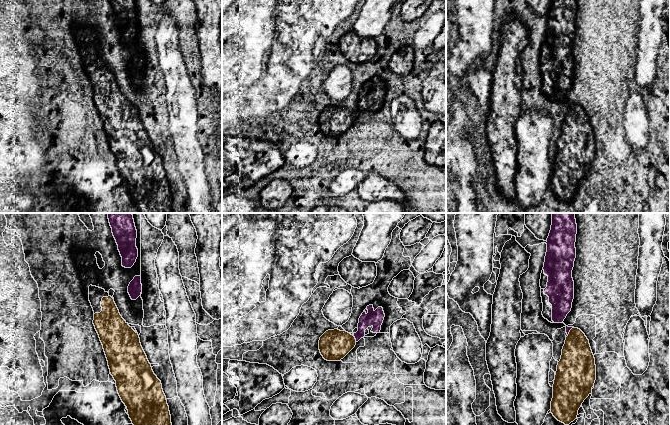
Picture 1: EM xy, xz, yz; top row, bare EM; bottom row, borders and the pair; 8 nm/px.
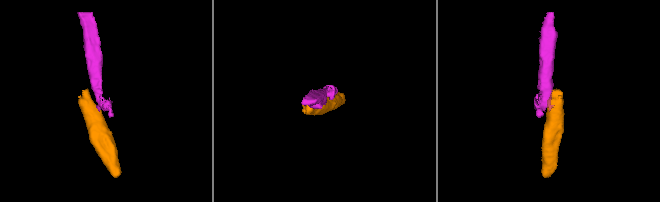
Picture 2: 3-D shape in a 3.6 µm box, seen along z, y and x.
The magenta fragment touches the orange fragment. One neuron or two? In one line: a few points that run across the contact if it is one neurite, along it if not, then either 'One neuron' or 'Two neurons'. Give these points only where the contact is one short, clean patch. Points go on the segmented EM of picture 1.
Line: xz (353, 336), (356, 341). Two neurons

